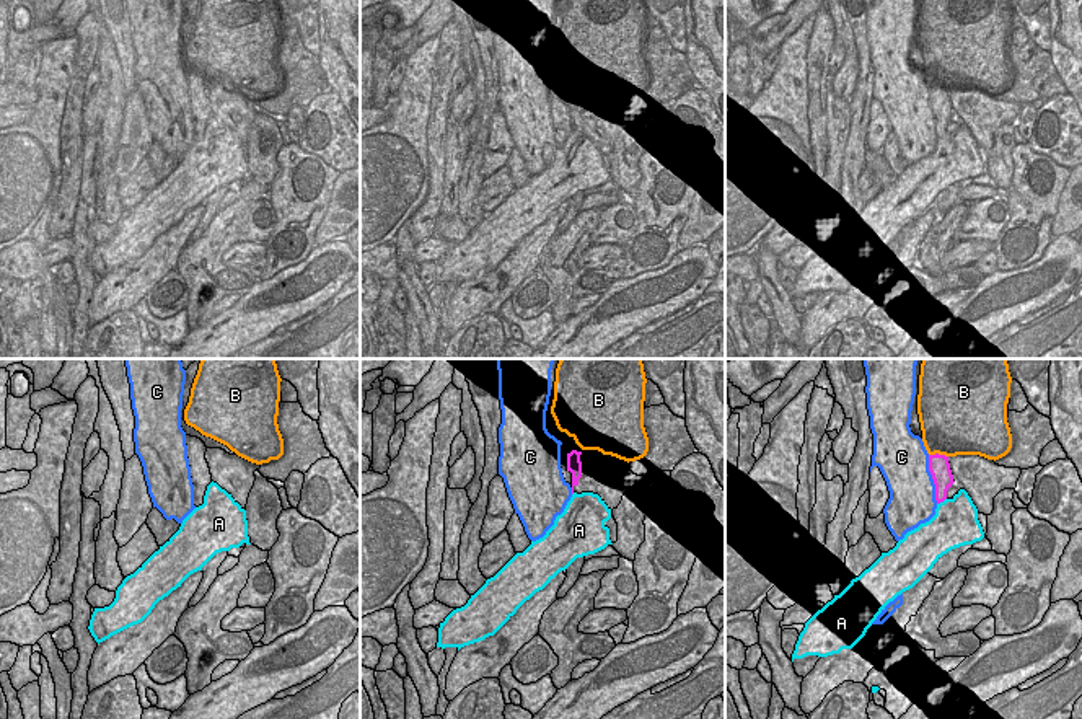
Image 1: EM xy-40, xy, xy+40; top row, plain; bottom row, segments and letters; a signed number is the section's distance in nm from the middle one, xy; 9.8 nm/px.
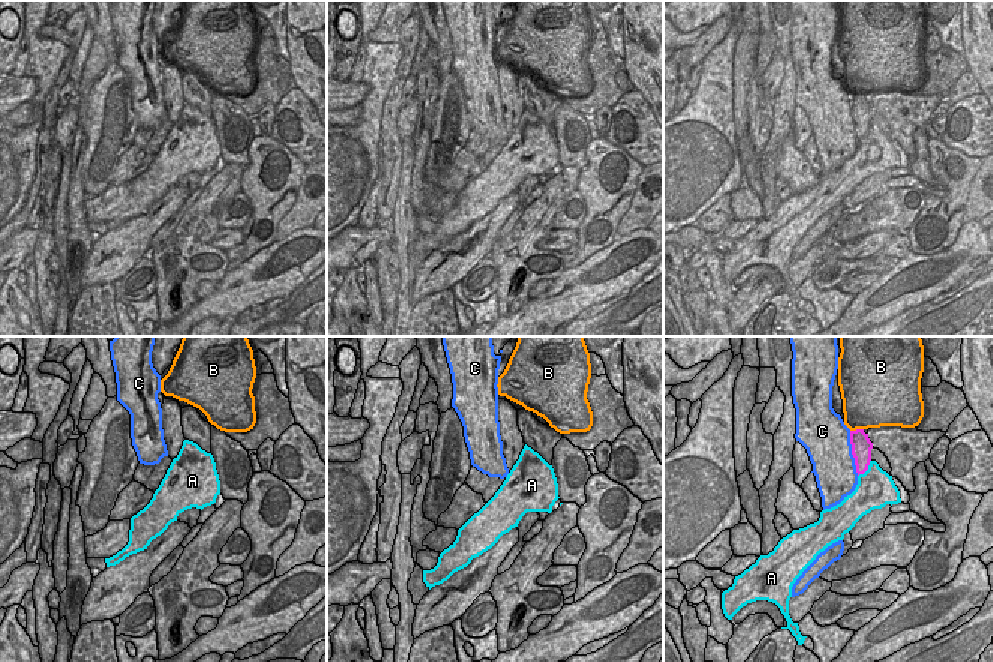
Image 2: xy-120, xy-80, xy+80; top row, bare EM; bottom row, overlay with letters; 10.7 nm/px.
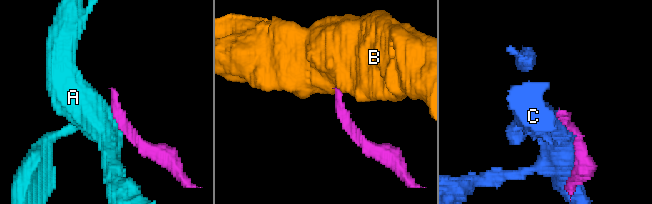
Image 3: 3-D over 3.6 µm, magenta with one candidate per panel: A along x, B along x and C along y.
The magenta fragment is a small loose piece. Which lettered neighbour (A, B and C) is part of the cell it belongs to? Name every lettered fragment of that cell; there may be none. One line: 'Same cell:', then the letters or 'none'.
Same cell: none

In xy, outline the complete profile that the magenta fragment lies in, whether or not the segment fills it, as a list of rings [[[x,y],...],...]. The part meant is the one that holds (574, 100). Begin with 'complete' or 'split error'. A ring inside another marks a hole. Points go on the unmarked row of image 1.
split error; [[[561,80],[561,103],[565,117],[569,117],[572,122],[572,129],[574,129],[574,122],[578,121],[578,114],[582,112],[580,90],[582,86]]]

